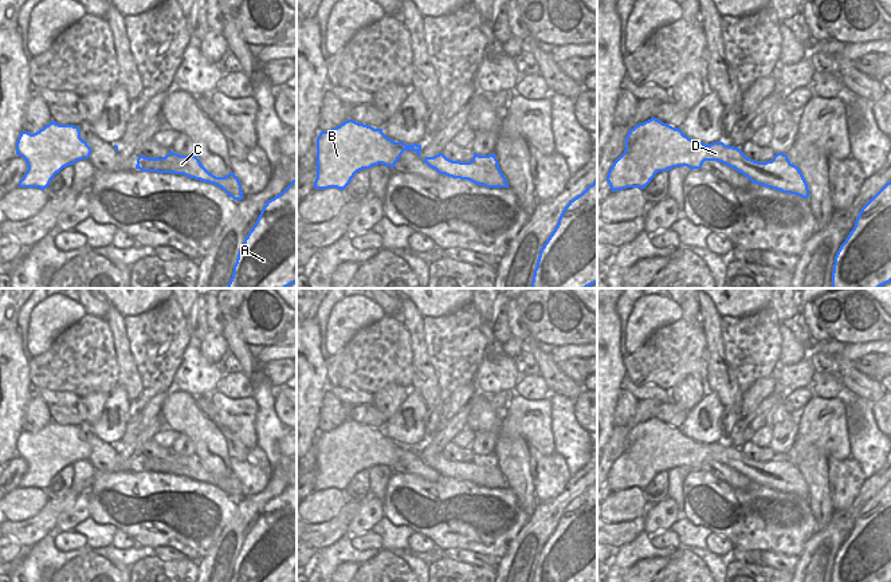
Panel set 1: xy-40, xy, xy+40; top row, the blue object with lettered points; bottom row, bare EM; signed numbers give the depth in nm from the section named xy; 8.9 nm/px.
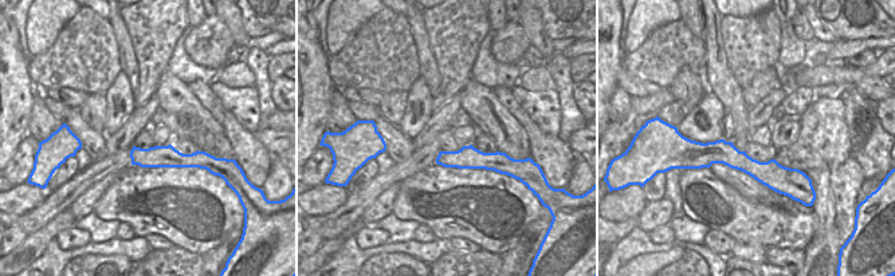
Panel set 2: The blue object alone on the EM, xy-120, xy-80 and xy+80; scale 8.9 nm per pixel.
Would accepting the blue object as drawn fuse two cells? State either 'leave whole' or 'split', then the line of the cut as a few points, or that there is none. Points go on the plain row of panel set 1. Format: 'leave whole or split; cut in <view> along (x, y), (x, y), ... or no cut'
leave whole; no cut

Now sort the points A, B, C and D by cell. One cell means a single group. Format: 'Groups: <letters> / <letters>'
Groups: A B C D

